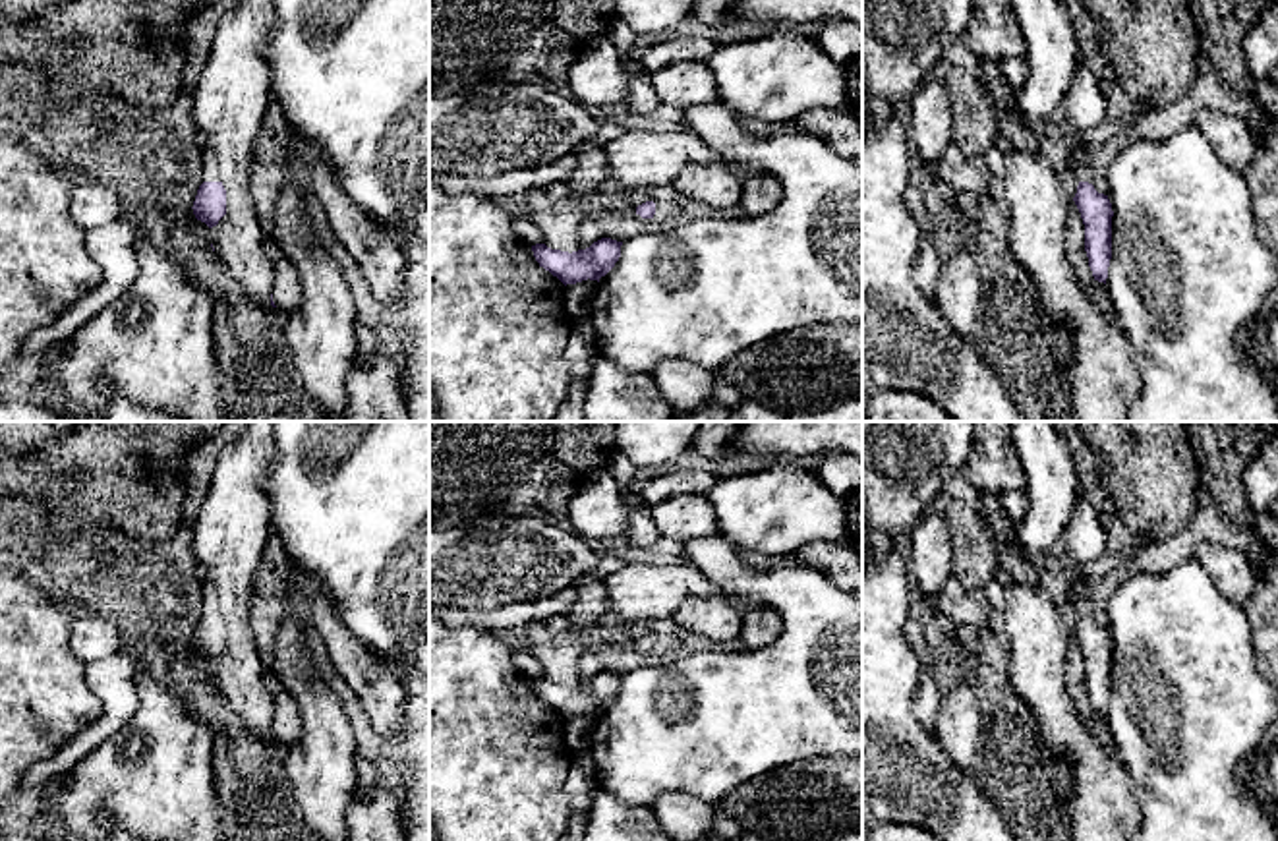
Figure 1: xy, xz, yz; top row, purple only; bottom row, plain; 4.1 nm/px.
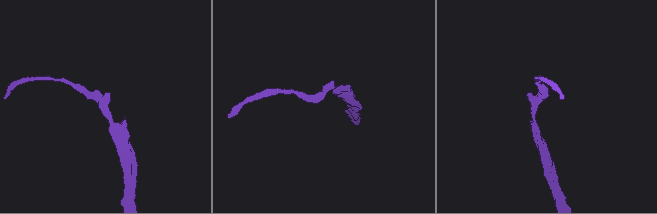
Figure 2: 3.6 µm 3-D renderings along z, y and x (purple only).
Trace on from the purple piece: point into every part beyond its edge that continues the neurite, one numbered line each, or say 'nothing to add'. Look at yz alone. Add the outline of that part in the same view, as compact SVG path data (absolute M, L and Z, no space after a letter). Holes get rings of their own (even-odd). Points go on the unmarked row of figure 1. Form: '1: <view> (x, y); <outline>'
1: yz (1085, 534); M1079 499L1073 510L1073 518L1065 528L1067 551L1065 572L1069 576L1071 588L1069 594L1077 603L1079 615L1085 615L1090 609L1090 586L1081 570L1098 561L1106 549L1106 530L1100 520L1098 510L1089 503Z

